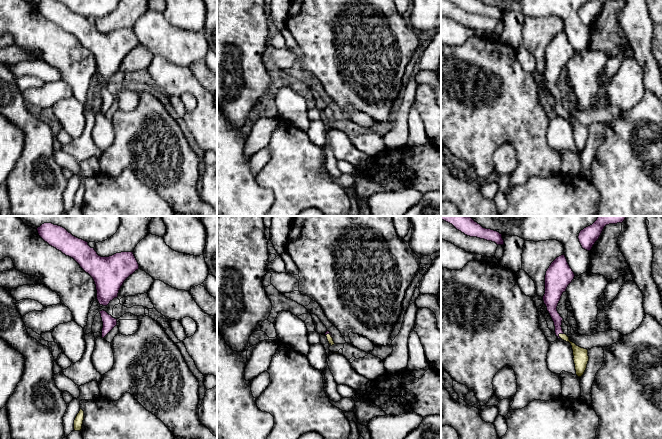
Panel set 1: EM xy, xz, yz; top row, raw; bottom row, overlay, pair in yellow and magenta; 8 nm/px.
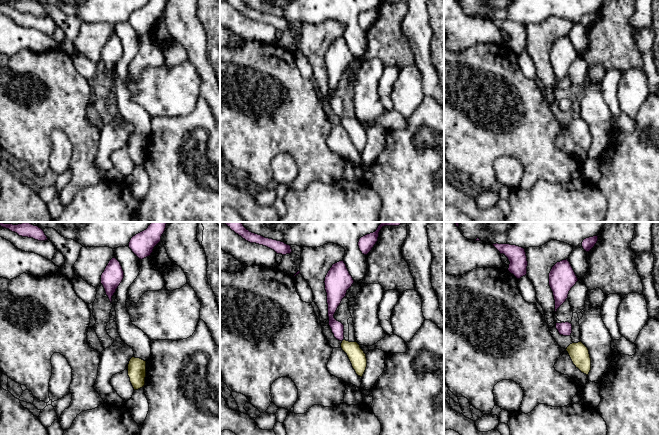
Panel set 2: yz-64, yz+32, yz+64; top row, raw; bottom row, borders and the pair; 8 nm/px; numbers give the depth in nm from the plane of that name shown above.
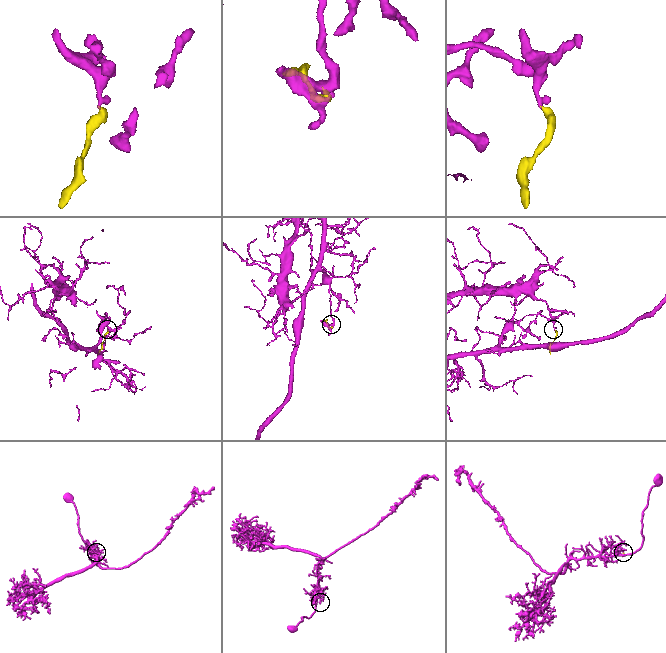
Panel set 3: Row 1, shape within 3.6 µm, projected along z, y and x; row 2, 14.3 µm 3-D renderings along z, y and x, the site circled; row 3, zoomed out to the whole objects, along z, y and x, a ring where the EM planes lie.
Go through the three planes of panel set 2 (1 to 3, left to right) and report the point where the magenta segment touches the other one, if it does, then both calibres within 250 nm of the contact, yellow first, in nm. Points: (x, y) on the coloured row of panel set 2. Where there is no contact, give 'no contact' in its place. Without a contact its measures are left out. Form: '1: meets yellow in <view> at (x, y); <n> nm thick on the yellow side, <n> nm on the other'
1: no contact
2: no contact
3: no contact

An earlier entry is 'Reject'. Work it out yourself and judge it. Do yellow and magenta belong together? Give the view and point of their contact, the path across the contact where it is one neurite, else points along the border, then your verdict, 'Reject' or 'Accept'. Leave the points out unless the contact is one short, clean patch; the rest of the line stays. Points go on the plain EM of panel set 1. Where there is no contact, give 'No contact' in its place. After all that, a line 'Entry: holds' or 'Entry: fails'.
Touches yellow at yz (560, 110). Path across: yz (581, 133), (574, 122), (560, 110), (552, 80). Accept
Entry: fails

